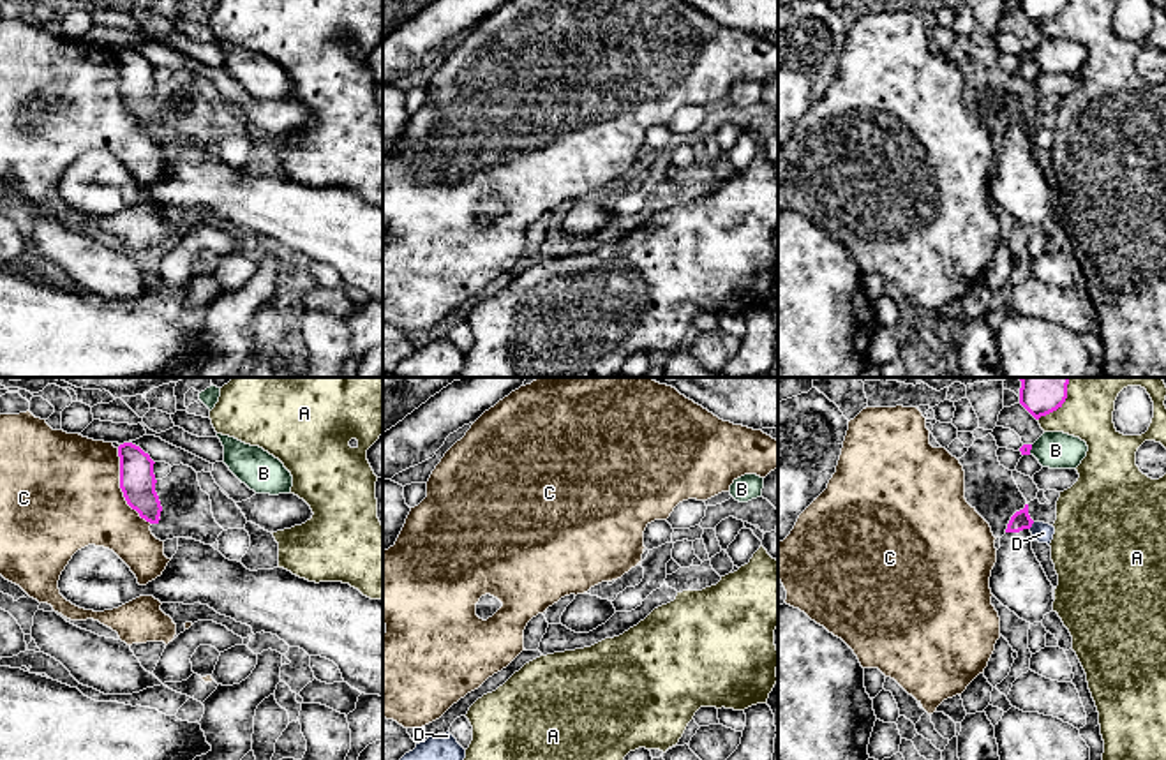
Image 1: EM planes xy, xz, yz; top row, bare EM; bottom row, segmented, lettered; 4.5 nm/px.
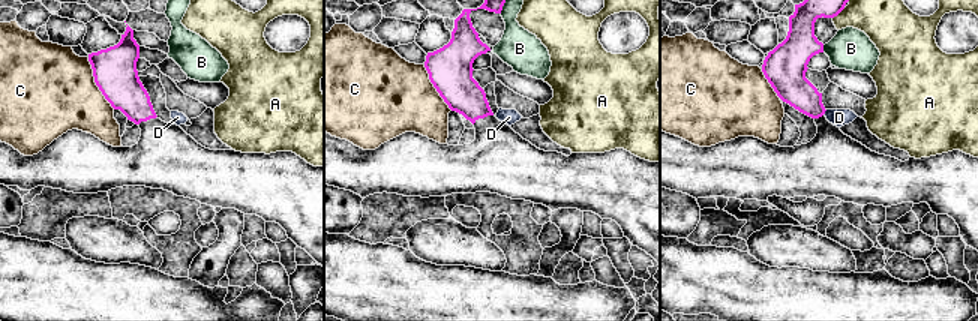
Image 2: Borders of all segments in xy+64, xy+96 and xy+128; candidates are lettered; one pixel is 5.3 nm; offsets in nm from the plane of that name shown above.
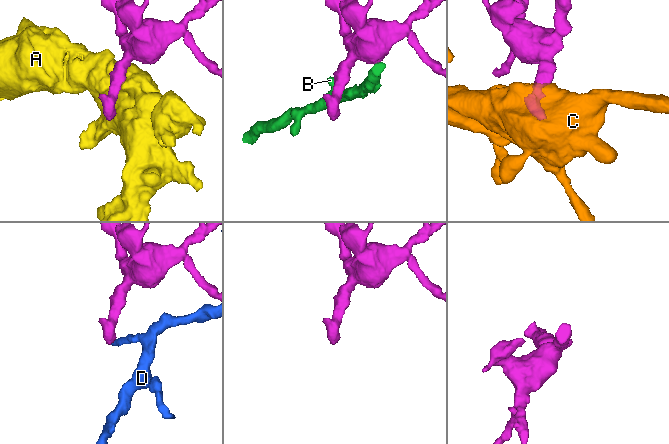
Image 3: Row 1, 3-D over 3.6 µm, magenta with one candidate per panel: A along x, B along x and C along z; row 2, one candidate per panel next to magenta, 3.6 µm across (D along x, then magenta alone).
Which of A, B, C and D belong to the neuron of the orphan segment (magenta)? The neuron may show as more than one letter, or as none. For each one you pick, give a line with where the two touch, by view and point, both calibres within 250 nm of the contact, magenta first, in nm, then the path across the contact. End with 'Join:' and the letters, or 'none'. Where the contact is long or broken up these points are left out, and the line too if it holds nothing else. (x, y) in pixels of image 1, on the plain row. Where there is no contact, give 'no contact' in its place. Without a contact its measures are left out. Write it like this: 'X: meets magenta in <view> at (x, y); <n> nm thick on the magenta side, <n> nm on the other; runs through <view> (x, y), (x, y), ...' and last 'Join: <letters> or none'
Join: none

